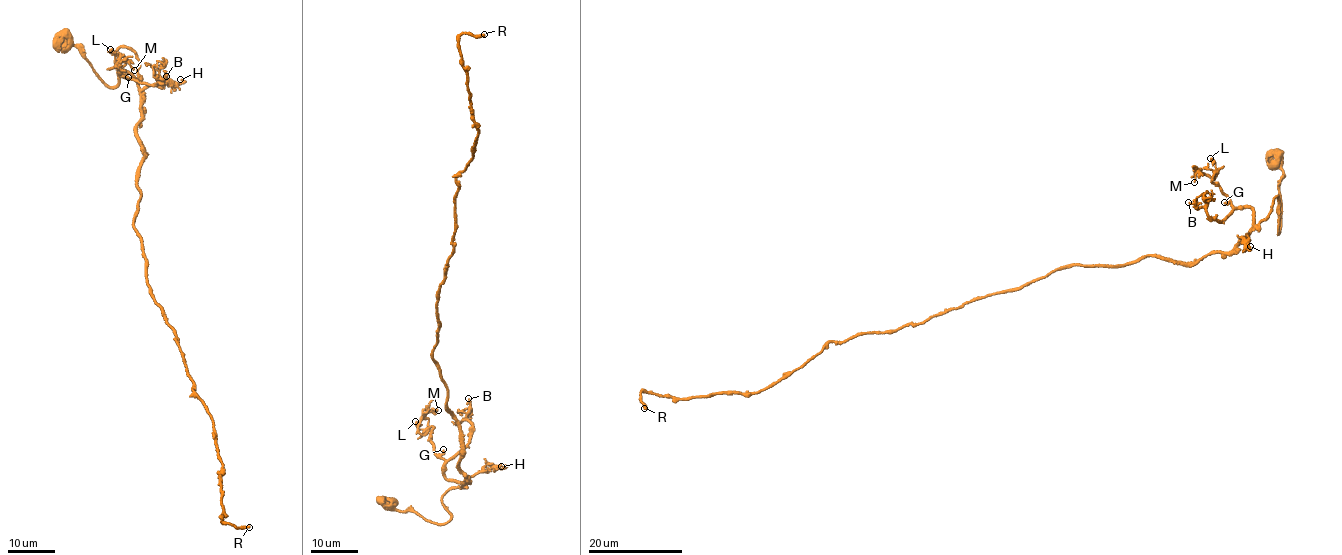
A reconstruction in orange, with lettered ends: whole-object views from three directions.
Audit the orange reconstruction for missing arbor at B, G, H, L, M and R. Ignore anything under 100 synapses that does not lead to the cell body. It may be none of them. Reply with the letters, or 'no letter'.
R

